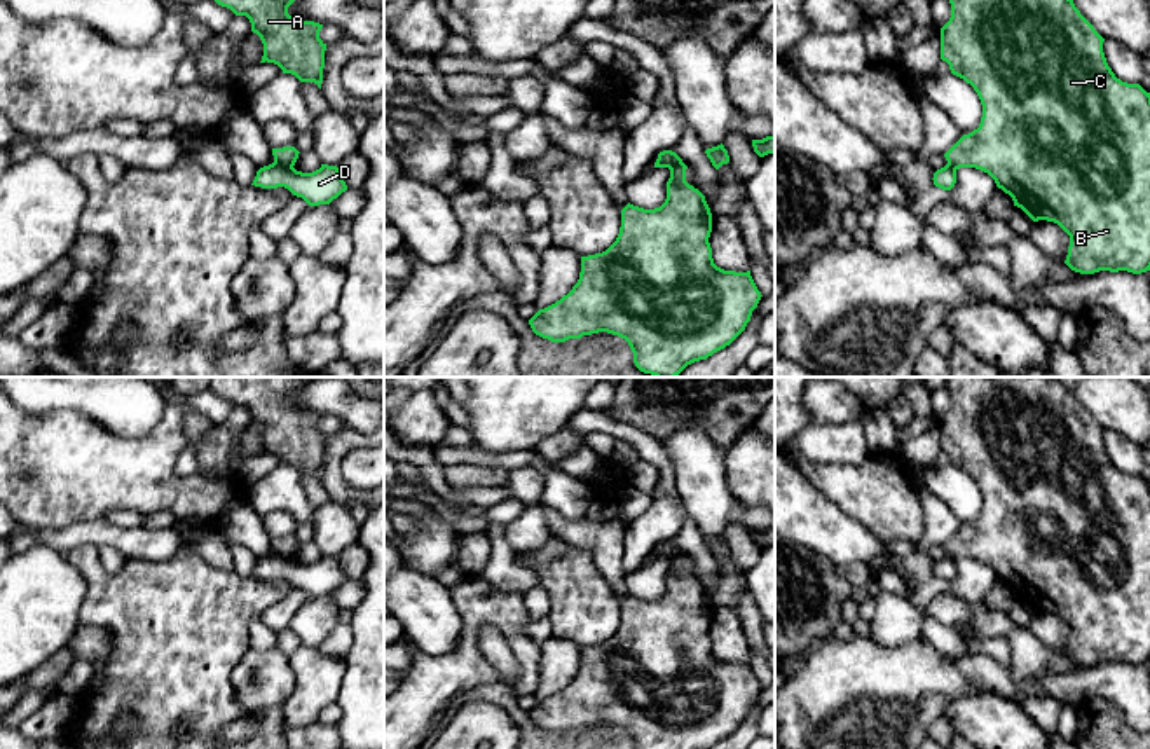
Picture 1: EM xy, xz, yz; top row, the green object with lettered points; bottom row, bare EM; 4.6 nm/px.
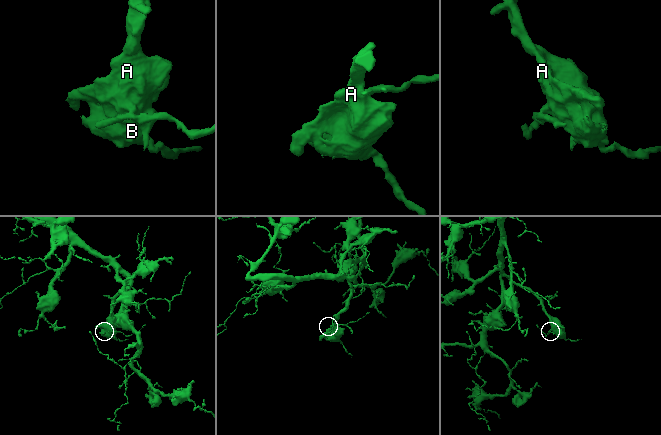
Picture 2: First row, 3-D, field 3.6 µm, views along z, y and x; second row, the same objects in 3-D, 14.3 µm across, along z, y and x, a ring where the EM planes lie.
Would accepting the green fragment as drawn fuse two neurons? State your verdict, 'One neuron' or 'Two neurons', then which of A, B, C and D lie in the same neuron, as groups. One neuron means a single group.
Two neurons. Groups: A B C / D

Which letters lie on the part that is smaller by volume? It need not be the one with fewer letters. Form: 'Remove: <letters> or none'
Remove: D

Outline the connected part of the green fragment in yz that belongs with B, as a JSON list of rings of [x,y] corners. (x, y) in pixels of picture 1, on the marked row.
[[[949,0],[951,17],[941,28],[941,59],[953,75],[974,87],[982,105],[977,129],[963,134],[946,154],[951,168],[975,168],[988,173],[998,189],[1009,194],[1033,222],[1058,223],[1068,236],[1070,246],[1064,264],[1080,274],[1099,271],[1127,271],[1141,274],[1150,271],[1150,93],[1140,84],[1127,84],[1115,77],[1103,52],[1105,38],[1080,14],[1073,0]]]

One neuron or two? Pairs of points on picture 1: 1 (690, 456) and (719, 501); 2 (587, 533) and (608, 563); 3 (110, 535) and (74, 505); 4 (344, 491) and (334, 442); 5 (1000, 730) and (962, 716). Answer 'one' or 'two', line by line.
1: one
2: one
3: two
4: one
5: one

